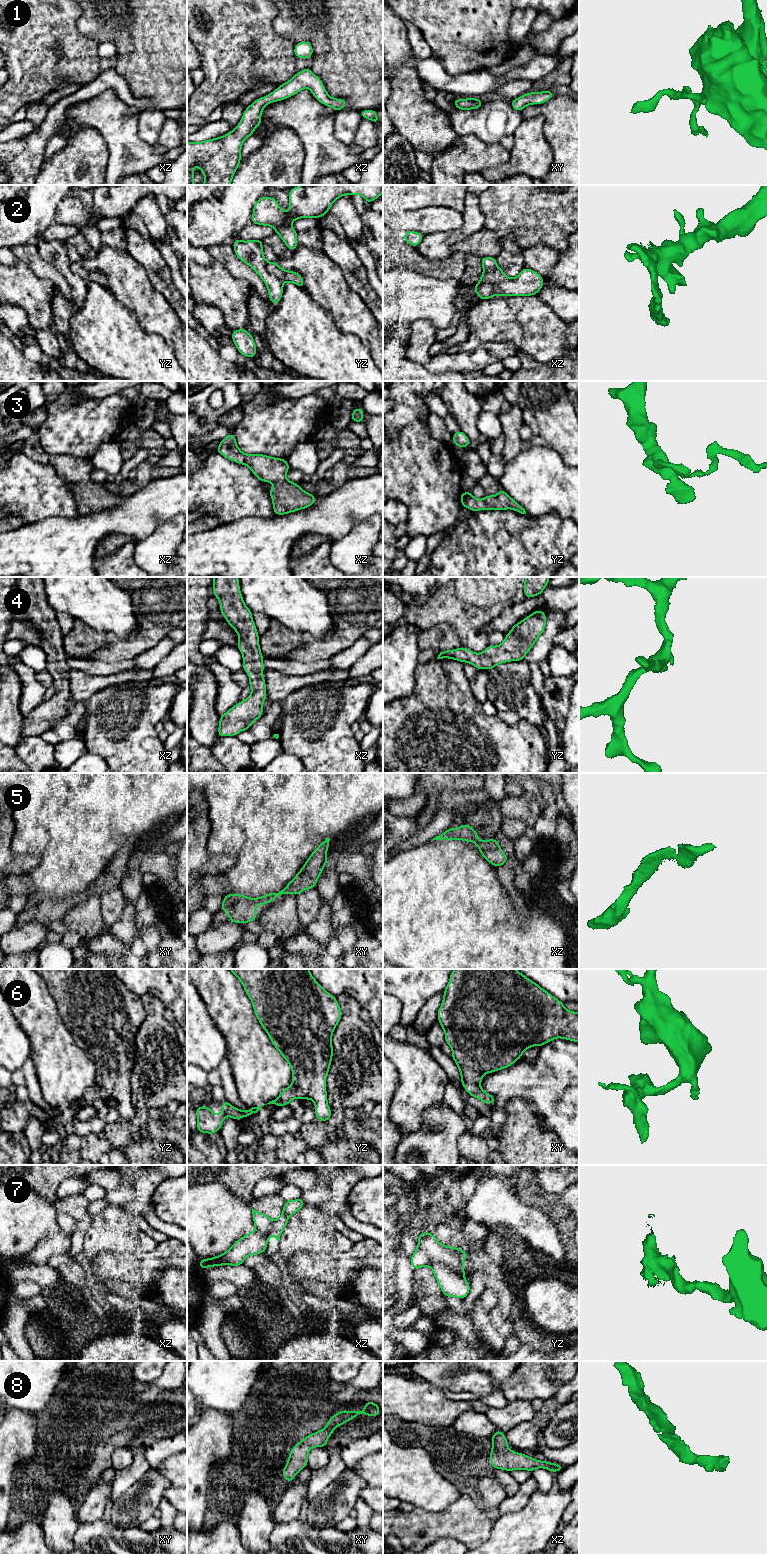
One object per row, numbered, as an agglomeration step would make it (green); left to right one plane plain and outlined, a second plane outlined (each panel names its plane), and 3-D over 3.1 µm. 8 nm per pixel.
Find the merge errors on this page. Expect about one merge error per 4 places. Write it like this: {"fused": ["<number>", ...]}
{"fused": ["2"]}

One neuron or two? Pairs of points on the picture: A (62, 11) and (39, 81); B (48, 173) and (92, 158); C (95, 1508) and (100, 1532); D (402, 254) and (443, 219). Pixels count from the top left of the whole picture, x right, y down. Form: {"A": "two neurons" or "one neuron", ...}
{"A": "one neuron", "B": "one neuron", "C": "two neurons", "D": "one neuron"}

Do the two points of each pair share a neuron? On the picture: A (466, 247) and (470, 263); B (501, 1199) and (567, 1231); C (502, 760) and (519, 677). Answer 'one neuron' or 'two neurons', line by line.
A: two neurons
B: two neurons
C: two neurons

